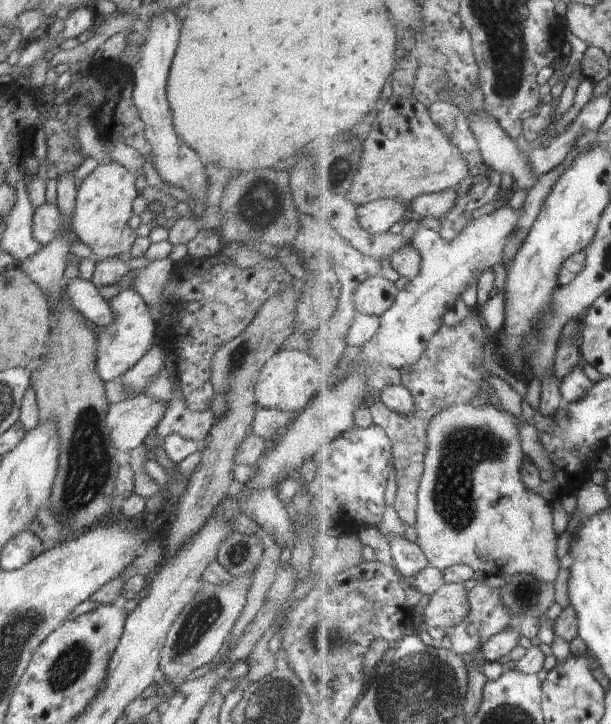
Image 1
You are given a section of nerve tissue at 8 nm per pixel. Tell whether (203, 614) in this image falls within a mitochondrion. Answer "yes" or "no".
yes

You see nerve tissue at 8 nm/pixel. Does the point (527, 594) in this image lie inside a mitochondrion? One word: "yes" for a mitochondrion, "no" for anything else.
yes

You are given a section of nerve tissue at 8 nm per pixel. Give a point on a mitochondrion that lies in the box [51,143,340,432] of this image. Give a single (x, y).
(237, 357)

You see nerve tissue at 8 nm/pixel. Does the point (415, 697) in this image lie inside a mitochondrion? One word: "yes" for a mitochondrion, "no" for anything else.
yes

